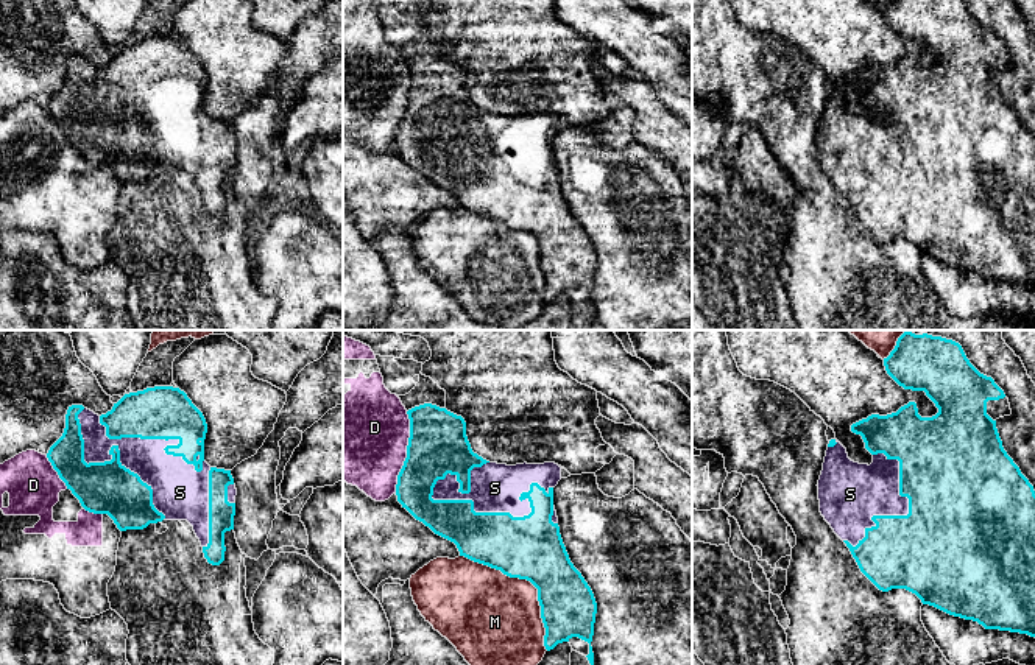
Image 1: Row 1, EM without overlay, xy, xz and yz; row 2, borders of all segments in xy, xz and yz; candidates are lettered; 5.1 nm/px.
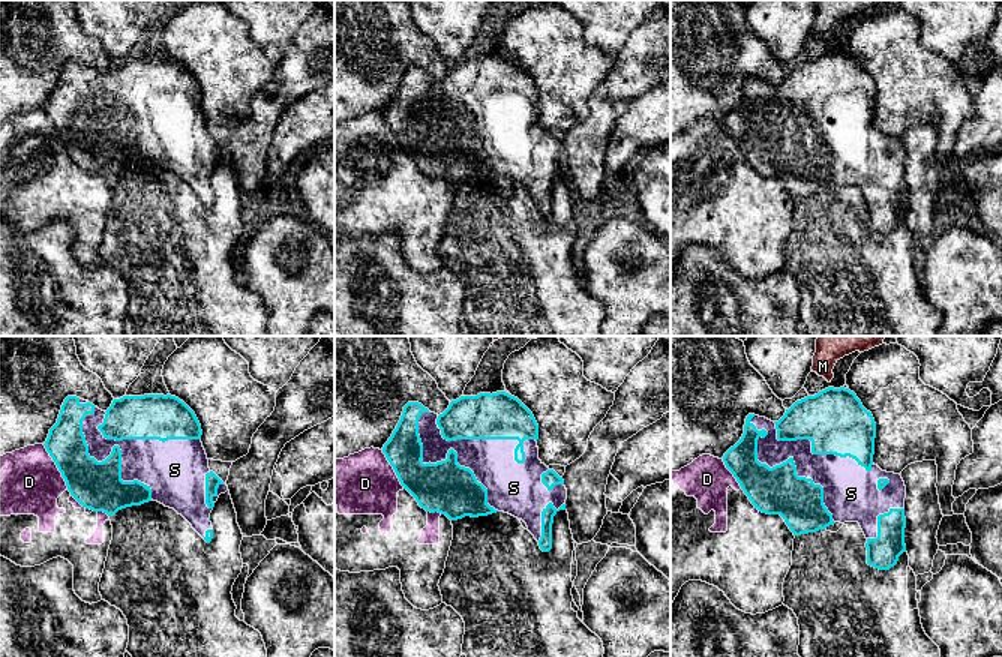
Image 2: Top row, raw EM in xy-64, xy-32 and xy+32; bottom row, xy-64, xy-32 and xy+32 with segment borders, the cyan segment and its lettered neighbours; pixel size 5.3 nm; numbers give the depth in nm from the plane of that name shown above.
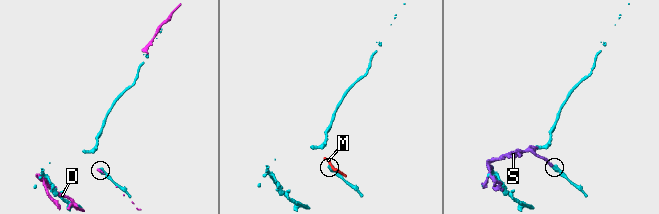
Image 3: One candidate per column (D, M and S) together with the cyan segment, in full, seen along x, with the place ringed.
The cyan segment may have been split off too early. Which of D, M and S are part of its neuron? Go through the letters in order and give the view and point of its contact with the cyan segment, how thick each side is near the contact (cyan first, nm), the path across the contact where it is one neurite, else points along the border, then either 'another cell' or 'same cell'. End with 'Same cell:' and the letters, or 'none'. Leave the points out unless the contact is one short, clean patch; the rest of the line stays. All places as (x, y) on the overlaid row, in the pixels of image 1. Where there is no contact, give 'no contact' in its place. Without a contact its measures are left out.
D: xz (407, 452) | 300/480 nm | another cell
M: xz (529, 580) | 320/440 nm | another cell
S: xz (505, 513) | 320/260 nm | same cell
Same cell: S

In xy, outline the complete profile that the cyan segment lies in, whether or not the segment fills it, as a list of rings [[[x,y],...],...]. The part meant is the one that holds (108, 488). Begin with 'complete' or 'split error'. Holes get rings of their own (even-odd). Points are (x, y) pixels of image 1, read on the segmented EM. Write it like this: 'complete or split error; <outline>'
split error; [[[154,386],[125,394],[106,414],[95,414],[83,405],[72,405],[65,414],[62,436],[50,447],[47,458],[81,506],[94,514],[108,514],[120,531],[143,530],[150,523],[187,520],[212,565],[224,561],[224,533],[234,530],[237,489],[231,470],[210,467],[204,461],[207,424],[203,413],[184,391]]]

